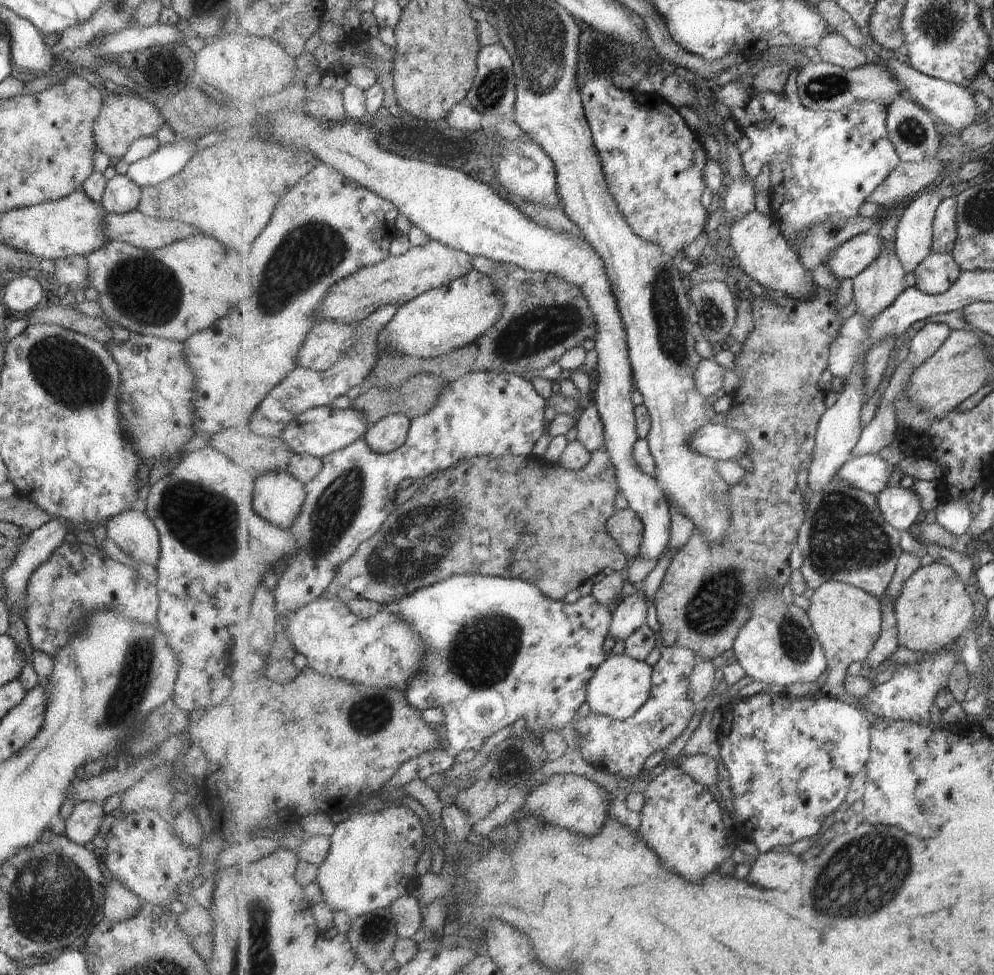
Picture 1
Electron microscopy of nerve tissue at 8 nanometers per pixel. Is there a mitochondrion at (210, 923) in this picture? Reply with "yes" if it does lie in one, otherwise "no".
no

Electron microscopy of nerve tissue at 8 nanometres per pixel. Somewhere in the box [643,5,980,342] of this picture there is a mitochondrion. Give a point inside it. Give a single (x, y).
(823, 87)

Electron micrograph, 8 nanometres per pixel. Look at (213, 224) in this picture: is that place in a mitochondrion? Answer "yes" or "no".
no

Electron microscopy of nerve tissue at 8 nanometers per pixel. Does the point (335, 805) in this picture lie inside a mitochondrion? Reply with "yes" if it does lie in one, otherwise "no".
no

